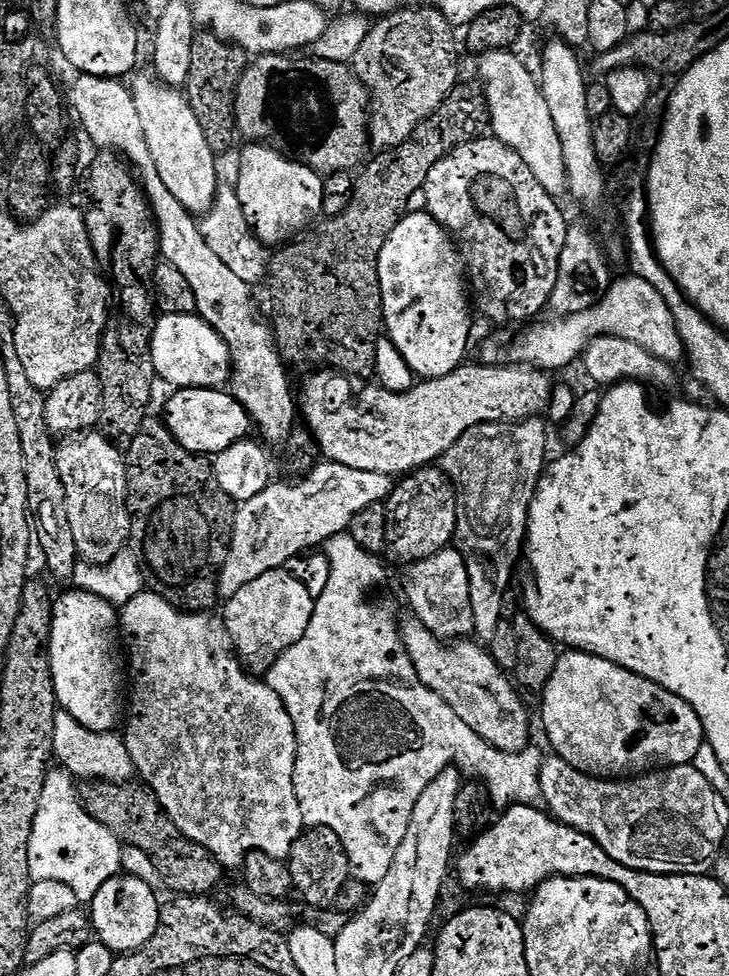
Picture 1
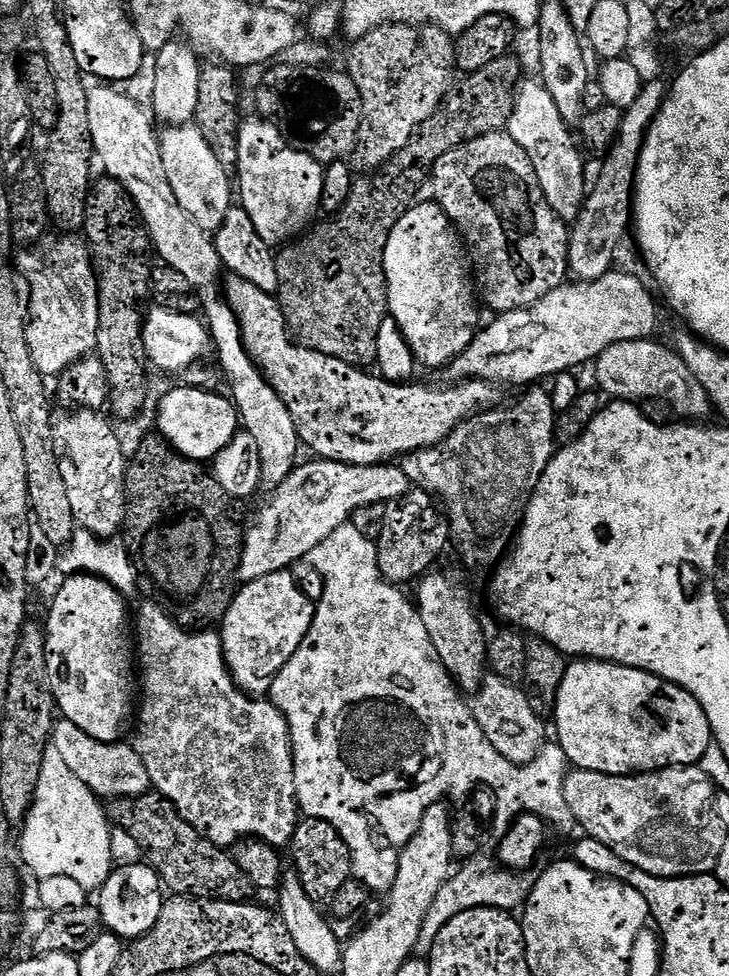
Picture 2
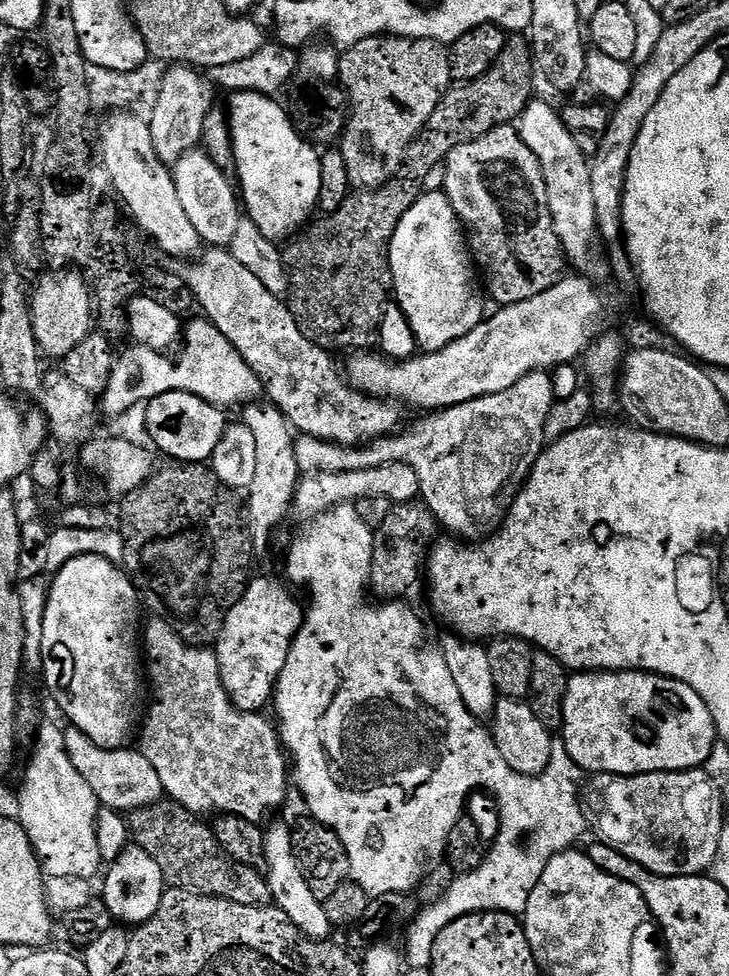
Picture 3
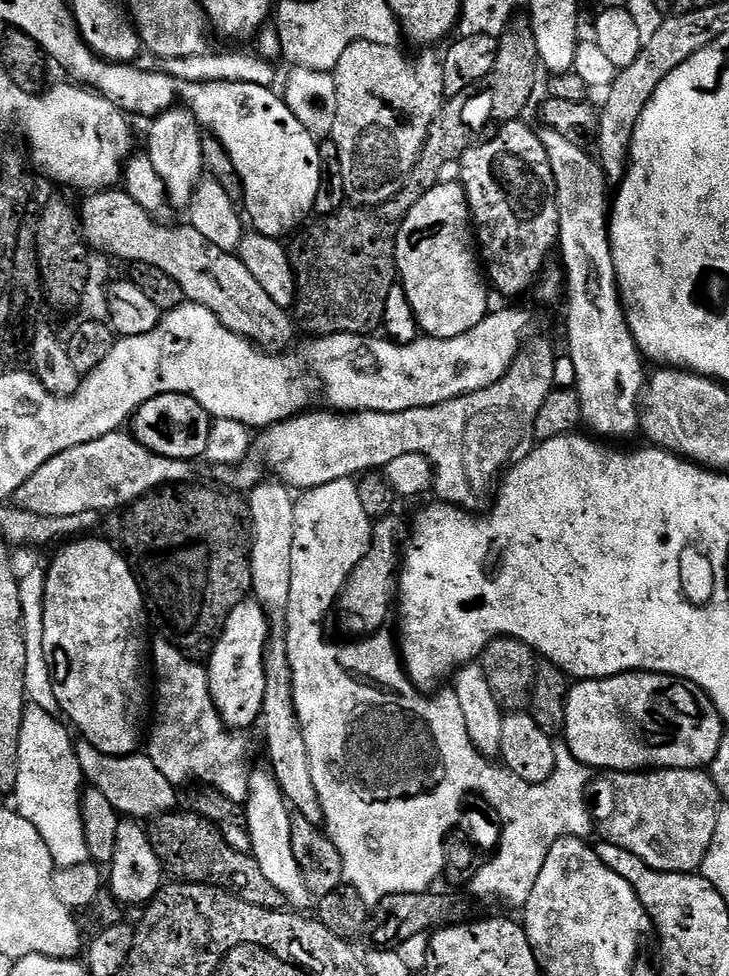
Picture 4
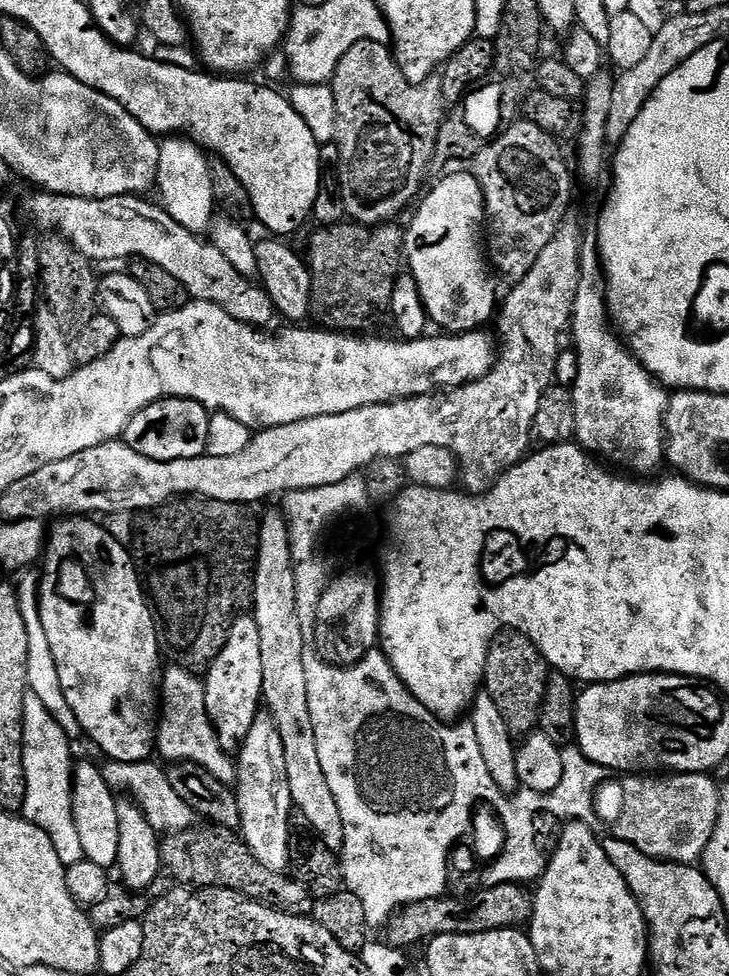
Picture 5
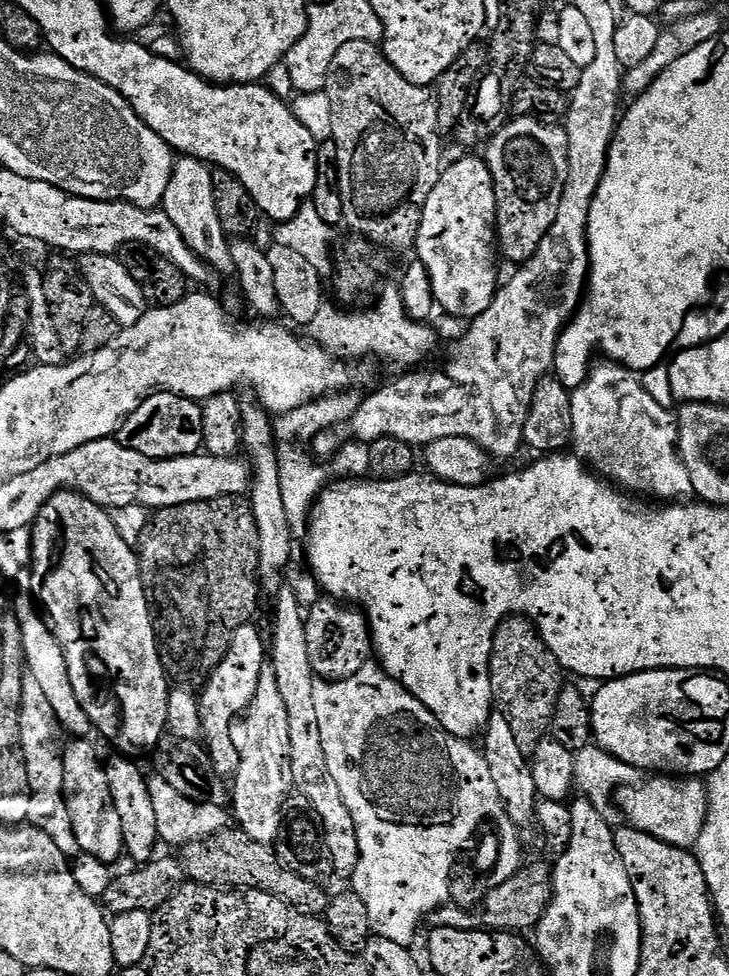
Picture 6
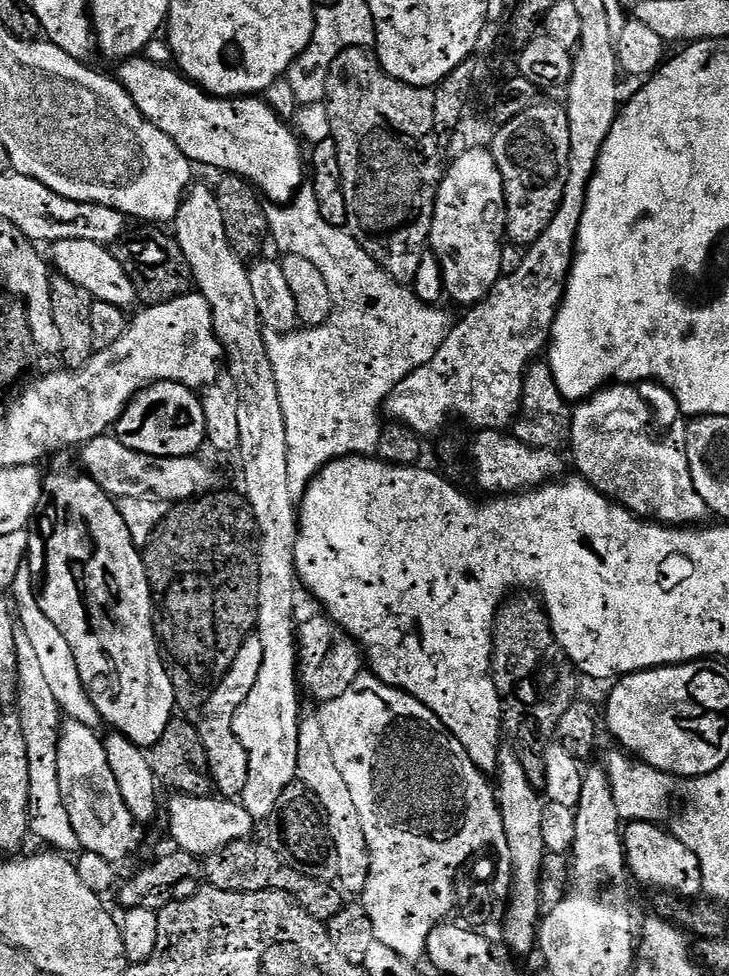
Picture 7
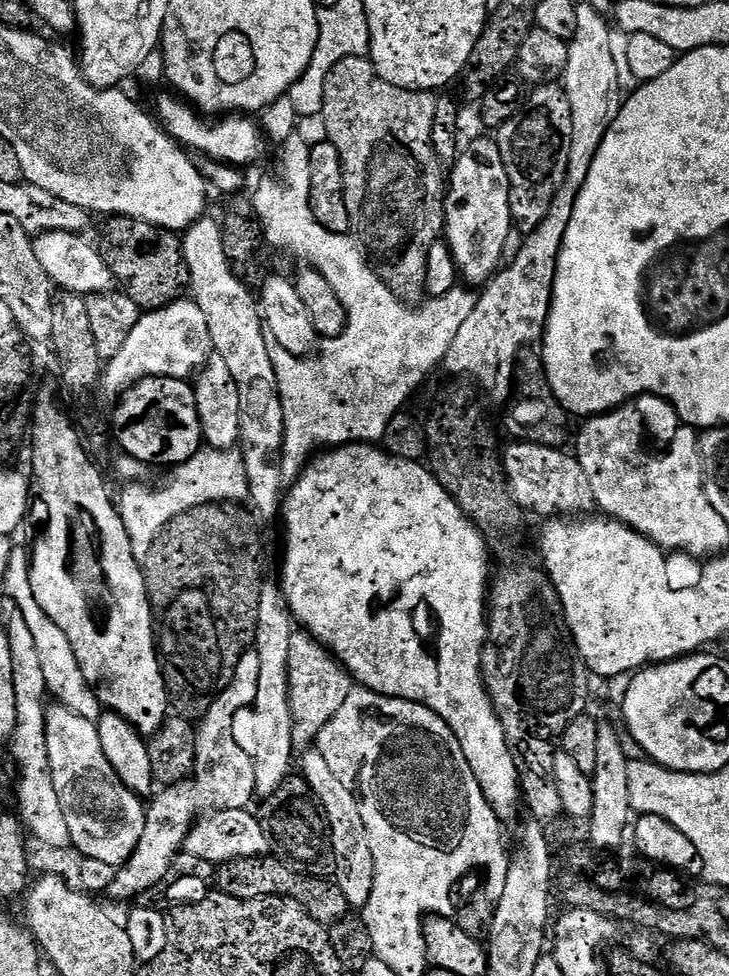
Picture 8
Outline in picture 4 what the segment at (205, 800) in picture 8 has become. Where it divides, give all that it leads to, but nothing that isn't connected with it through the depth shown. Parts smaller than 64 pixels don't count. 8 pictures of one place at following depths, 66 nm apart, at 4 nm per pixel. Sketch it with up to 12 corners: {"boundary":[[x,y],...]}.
{"boundary":[[249,598],[207,657],[229,728],[261,719],[270,617]]}

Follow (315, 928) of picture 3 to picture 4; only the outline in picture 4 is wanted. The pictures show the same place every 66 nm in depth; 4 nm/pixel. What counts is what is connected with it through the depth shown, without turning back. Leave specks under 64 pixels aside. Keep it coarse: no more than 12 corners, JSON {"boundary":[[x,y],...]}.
{"boundary":[[253,771],[250,854],[293,909],[314,904],[294,858],[294,816],[271,771]]}

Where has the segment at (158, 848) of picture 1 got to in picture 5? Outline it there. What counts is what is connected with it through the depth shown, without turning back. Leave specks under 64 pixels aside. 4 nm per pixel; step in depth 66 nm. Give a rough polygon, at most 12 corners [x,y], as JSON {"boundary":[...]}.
{"boundary":[[211,822],[160,841],[180,886],[229,888],[291,916],[309,885]]}

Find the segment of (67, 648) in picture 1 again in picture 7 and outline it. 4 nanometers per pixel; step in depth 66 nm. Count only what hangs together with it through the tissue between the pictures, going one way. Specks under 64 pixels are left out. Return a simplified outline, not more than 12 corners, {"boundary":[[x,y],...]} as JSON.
{"boundary":[[83,471],[44,476],[42,614],[101,721],[152,748],[174,686],[141,549]]}

